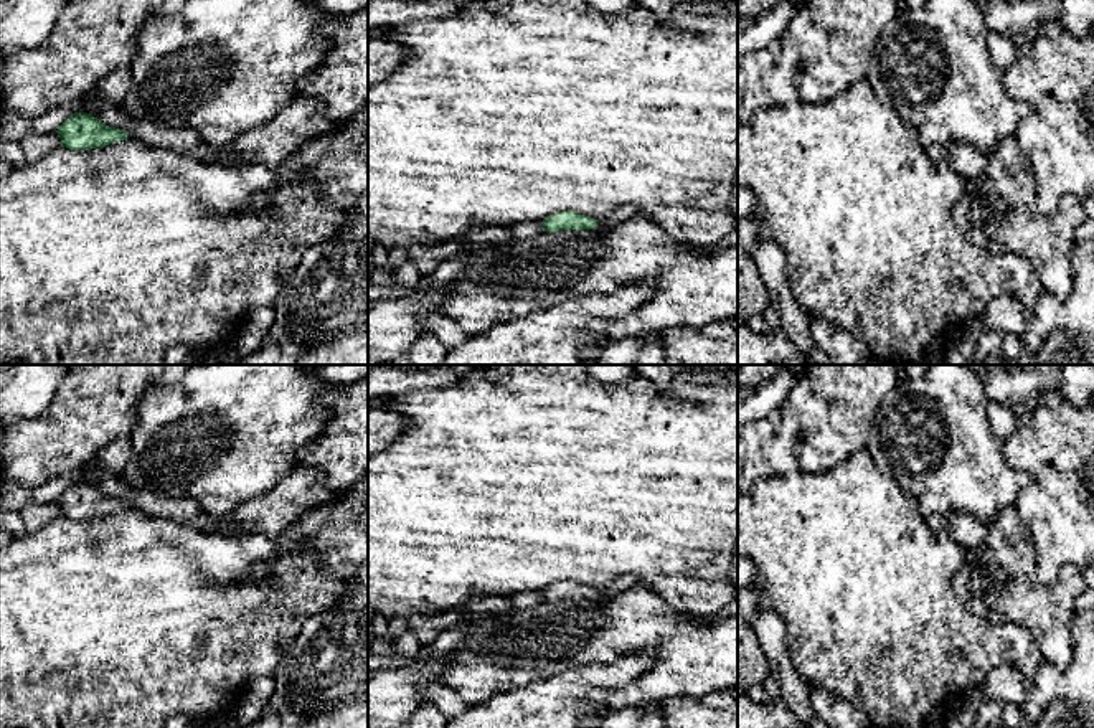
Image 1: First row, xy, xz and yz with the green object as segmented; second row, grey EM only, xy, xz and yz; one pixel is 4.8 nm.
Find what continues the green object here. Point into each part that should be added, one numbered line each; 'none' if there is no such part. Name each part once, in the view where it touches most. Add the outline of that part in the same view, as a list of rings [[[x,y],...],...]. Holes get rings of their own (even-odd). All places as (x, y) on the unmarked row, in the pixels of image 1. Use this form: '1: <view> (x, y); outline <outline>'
1: xz (627, 581); outline [[[624,574],[617,579],[614,579],[607,588],[596,589],[596,596],[589,598],[589,599],[591,601],[604,599],[607,596],[614,596],[619,593],[629,591],[629,589],[640,586],[640,584],[647,584],[647,583],[640,581],[637,576]]]

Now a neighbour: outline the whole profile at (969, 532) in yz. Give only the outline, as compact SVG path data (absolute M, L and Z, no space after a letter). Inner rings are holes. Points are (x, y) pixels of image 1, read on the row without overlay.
M947 513L944 515L945 530L949 535L970 555L974 555L983 543L987 525L970 513Z

